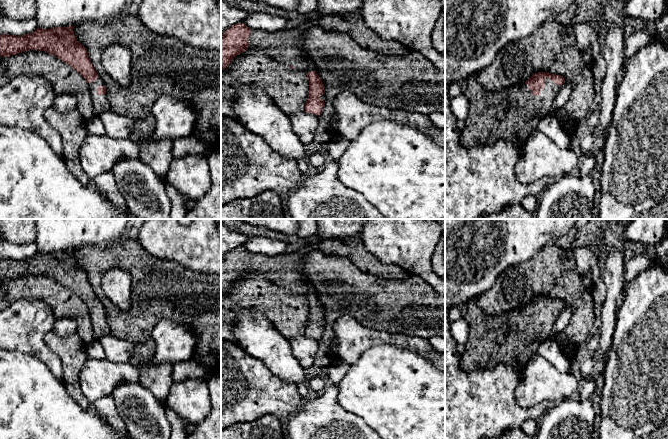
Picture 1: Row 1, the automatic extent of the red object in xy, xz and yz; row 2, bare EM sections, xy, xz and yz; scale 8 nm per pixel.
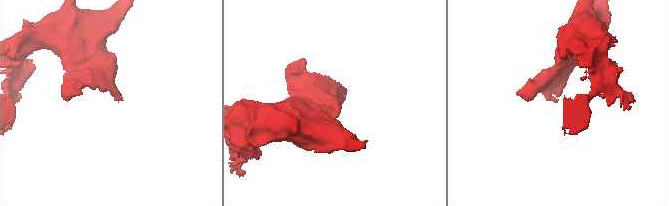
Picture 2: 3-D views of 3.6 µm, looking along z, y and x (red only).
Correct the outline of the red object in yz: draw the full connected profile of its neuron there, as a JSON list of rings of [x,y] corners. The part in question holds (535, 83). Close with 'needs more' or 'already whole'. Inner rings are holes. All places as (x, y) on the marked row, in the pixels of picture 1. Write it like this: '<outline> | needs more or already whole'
[[[549,72],[535,73],[524,84],[498,91],[486,89],[479,82],[476,73],[466,80],[463,94],[470,102],[470,110],[465,120],[466,125],[459,134],[460,144],[464,147],[473,147],[505,139],[519,150],[522,150],[531,134],[537,130],[541,119],[548,115],[556,95],[565,83],[563,76]]] | needs more

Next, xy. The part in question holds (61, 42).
[[[74,27],[37,28],[34,32],[22,36],[0,35],[0,56],[10,57],[29,50],[44,51],[56,56],[86,80],[94,115],[100,117],[101,113],[110,111],[106,87],[91,63],[87,49],[77,41]]] | needs more

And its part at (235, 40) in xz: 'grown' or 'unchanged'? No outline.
grown

